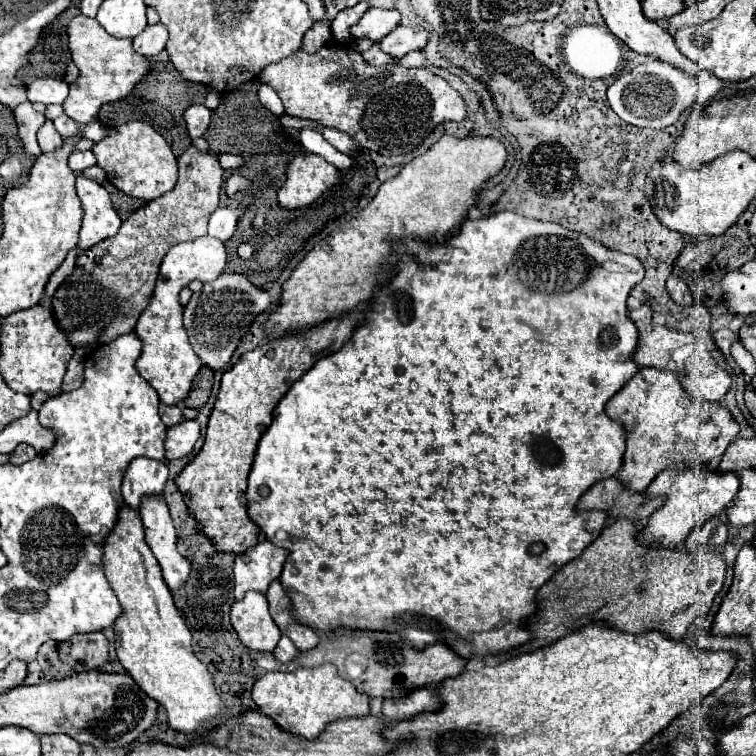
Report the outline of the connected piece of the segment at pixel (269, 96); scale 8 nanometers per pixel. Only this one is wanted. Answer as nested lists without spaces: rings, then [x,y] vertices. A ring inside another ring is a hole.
[[[260,86],[260,90],[258,90],[258,98],[260,98],[260,102],[272,112],[272,114],[276,114],[276,116],[282,116],[284,114],[284,108],[282,108],[282,102],[280,102],[280,98],[278,98],[278,94],[270,88],[270,86]]]

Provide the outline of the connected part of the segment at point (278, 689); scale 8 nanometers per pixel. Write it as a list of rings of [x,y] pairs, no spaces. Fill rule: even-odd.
[[[322,664],[304,668],[298,666],[294,672],[268,672],[252,688],[252,700],[262,714],[270,716],[282,730],[316,738],[326,724],[340,718],[362,718],[370,714],[370,698],[360,694],[350,680],[344,680],[334,664]]]

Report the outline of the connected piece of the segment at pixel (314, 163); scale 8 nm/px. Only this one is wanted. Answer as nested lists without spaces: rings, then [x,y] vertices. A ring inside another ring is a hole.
[[[316,154],[296,156],[288,168],[288,180],[278,190],[278,202],[284,208],[310,206],[324,190],[332,188],[340,178],[338,168]]]

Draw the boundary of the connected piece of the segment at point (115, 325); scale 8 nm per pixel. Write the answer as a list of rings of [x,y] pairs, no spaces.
[[[188,146],[182,152],[182,156],[178,158],[178,170],[180,170],[180,176],[178,176],[174,190],[166,192],[164,196],[160,196],[160,198],[148,202],[146,206],[138,208],[136,212],[132,212],[130,218],[122,222],[116,236],[106,238],[106,240],[94,244],[90,250],[84,250],[76,256],[74,272],[70,276],[66,276],[66,280],[60,284],[60,288],[56,290],[56,294],[52,298],[54,316],[64,330],[74,330],[80,326],[98,326],[100,328],[100,336],[98,336],[100,344],[108,344],[114,338],[132,332],[136,328],[138,316],[142,314],[142,310],[148,306],[148,302],[152,298],[158,270],[160,270],[160,264],[162,264],[164,256],[168,254],[168,250],[180,242],[196,240],[206,234],[208,218],[218,208],[218,194],[220,194],[224,170],[220,168],[216,156],[212,156],[210,152],[202,154],[194,146]]]

